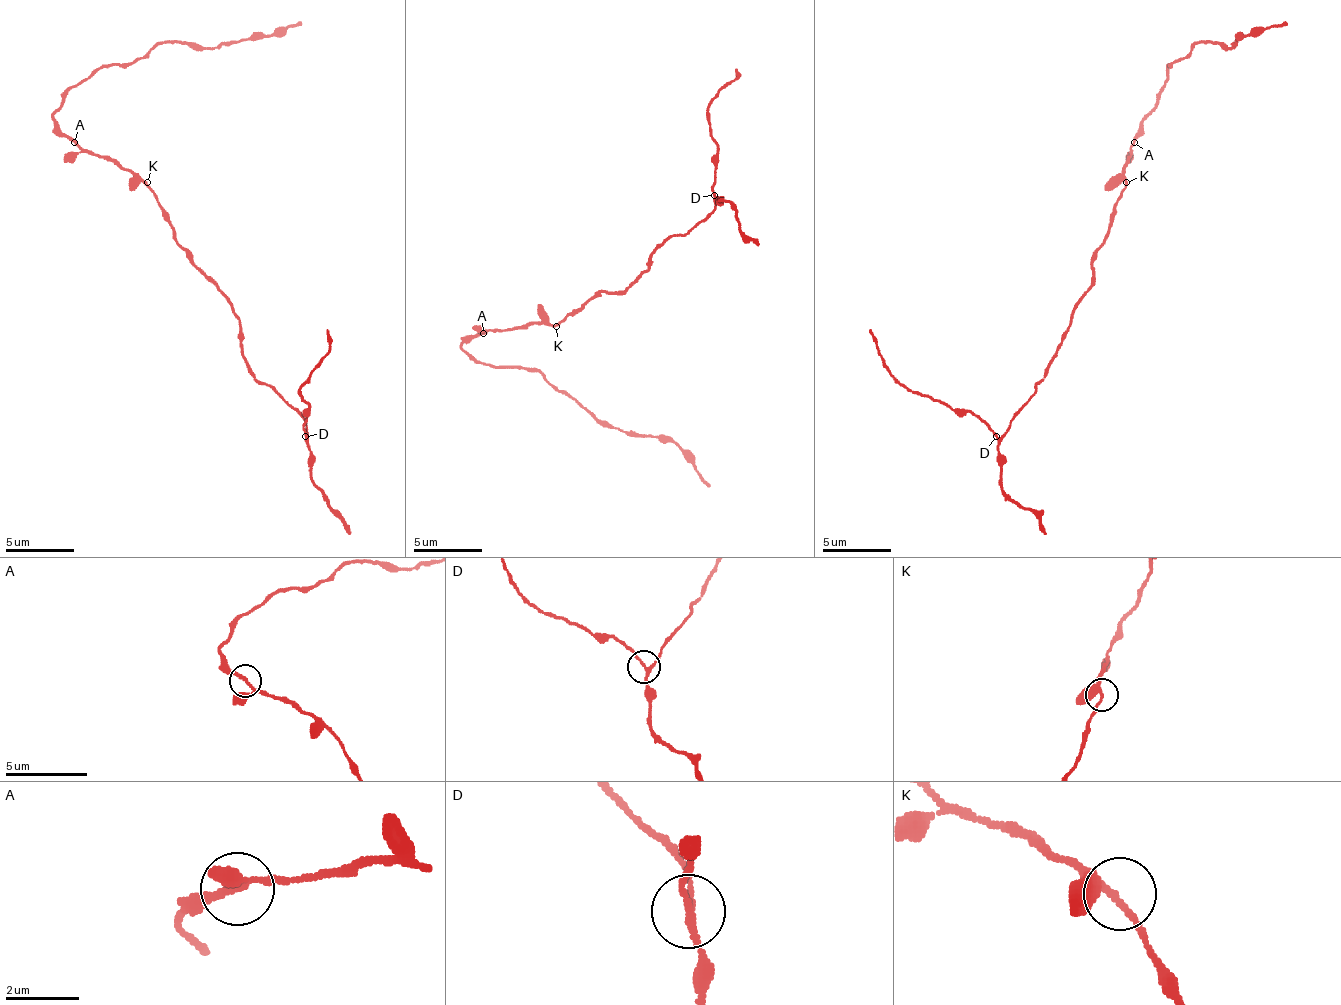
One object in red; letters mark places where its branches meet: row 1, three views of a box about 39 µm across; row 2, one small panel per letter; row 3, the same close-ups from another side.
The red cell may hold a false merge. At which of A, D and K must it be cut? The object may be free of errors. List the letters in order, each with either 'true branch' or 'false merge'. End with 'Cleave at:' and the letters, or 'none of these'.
A: true branch
D: true branch
K: true branch
Cleave at: none of these

